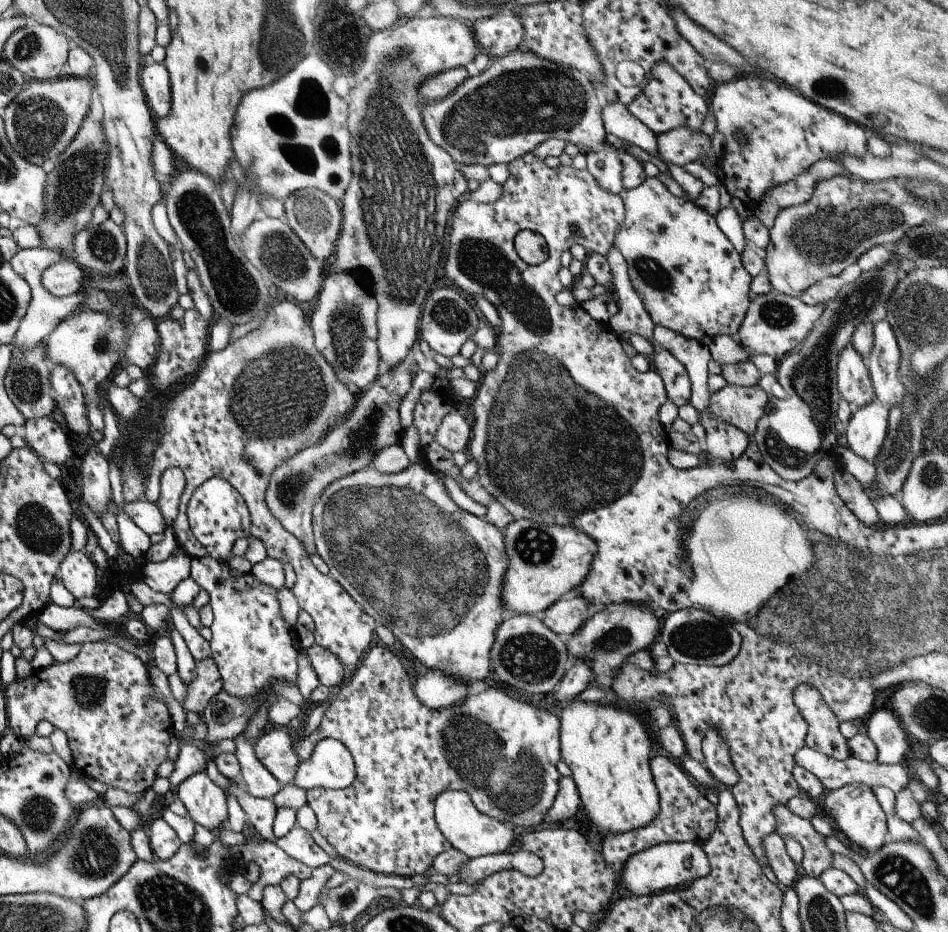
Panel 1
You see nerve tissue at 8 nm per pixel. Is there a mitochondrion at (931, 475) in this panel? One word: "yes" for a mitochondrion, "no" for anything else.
yes

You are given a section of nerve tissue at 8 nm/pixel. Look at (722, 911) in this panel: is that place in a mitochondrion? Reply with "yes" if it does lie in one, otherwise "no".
yes

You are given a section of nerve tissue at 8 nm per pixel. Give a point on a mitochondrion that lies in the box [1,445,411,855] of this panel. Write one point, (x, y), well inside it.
(37, 527)

